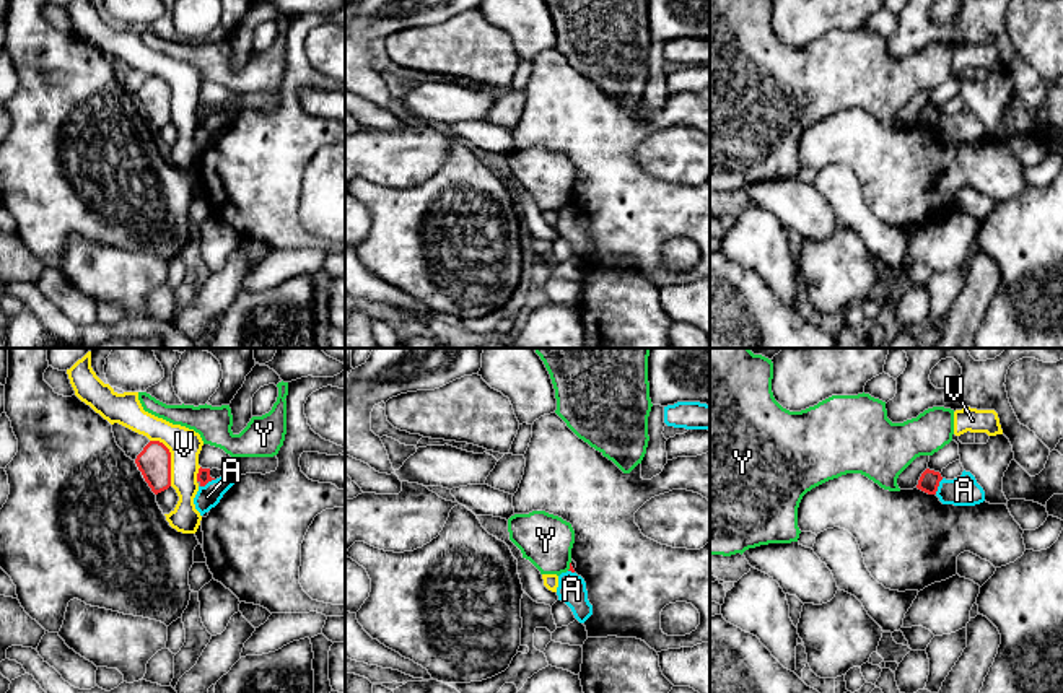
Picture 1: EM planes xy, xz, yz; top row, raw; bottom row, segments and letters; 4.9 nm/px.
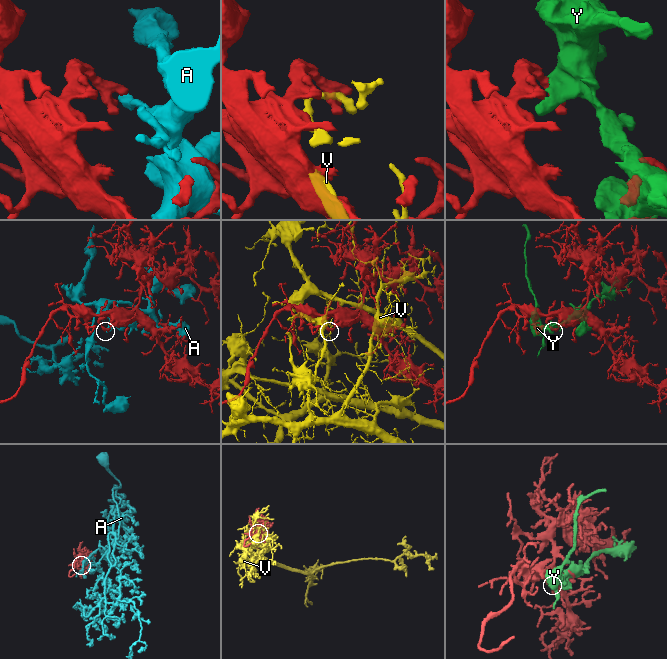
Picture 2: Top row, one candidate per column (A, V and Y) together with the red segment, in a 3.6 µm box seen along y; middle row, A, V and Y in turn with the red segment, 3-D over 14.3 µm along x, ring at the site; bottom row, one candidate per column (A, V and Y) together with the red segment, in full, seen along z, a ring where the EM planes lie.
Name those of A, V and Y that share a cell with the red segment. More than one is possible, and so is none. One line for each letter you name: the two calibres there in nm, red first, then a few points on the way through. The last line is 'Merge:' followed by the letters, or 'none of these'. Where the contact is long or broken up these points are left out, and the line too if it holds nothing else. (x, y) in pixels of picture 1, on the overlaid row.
Merge: none of these

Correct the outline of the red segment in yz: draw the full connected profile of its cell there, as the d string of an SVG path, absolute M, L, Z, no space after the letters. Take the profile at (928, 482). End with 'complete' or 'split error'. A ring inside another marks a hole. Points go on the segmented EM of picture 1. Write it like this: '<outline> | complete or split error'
M926 469L920 477L916 488L928 495L936 495L941 480L943 477L939 472Z | complete

